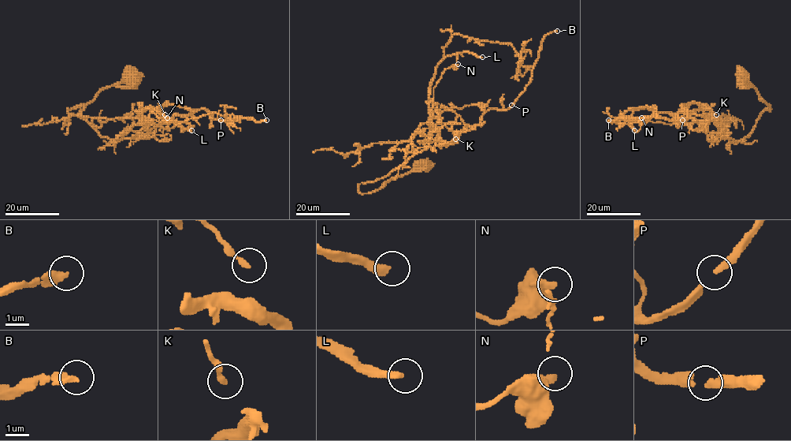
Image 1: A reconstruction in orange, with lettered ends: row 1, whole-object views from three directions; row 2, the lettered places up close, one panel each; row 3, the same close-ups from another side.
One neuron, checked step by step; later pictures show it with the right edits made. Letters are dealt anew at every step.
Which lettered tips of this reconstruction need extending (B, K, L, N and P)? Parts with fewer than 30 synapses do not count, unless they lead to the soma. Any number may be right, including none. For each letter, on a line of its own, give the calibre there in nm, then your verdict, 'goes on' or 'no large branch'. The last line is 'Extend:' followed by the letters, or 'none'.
B: calibre 320 nm; goes on
K: calibre 240 nm; no large branch
L: calibre 320 nm; goes on
N: calibre 420 nm; no large branch
P: calibre 240 nm; no large branch
Extend: B, L

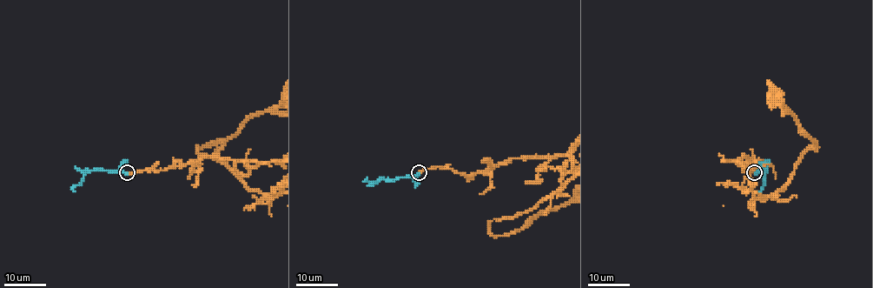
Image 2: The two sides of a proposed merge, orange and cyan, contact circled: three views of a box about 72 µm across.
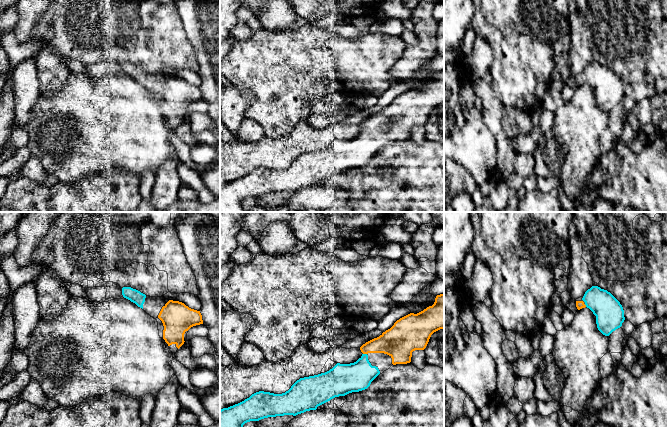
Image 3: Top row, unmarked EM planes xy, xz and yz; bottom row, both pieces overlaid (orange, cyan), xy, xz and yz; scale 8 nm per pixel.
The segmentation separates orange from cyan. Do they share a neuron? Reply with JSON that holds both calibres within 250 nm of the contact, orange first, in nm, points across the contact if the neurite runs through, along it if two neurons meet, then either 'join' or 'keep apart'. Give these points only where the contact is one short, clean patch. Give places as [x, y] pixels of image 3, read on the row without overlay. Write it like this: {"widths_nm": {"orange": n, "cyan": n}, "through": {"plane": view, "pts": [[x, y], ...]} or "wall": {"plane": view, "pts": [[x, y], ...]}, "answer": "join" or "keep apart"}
{"widths_nm": {"orange": 220, "cyan": 240}, "through": {"plane": "xz", "pts": [[394, 118], [372, 122], [365, 129], [362, 145], [354, 153]]}, "answer": "join"}

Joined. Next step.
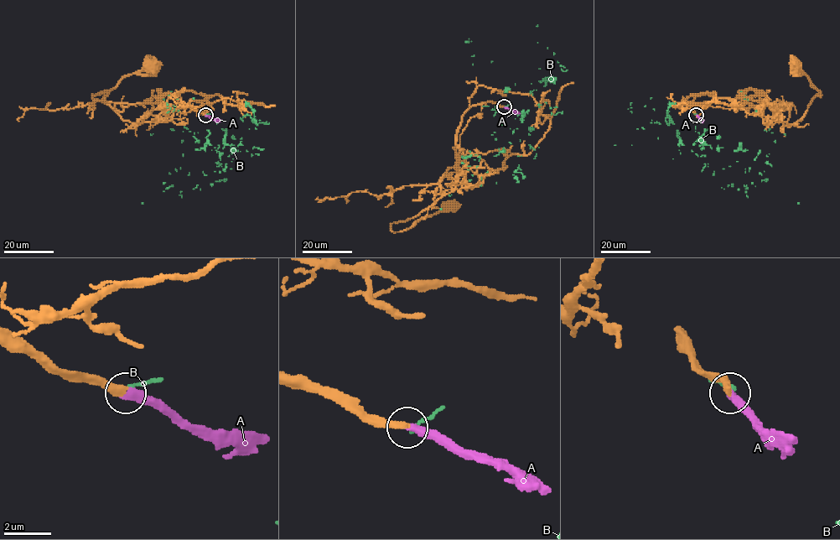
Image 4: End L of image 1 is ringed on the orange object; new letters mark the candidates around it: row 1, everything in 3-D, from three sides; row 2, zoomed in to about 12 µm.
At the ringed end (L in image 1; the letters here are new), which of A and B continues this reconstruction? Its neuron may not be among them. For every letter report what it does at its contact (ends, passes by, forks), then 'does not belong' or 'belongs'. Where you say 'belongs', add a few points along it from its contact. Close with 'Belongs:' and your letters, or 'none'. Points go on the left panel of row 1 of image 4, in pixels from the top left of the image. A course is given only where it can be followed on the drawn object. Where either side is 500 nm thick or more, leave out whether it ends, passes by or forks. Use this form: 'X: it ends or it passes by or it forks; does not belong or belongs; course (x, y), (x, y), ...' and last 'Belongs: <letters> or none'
A: it ends; belongs; course (205, 115), (221, 120)
B: it ends; does not belong
Belongs: A

